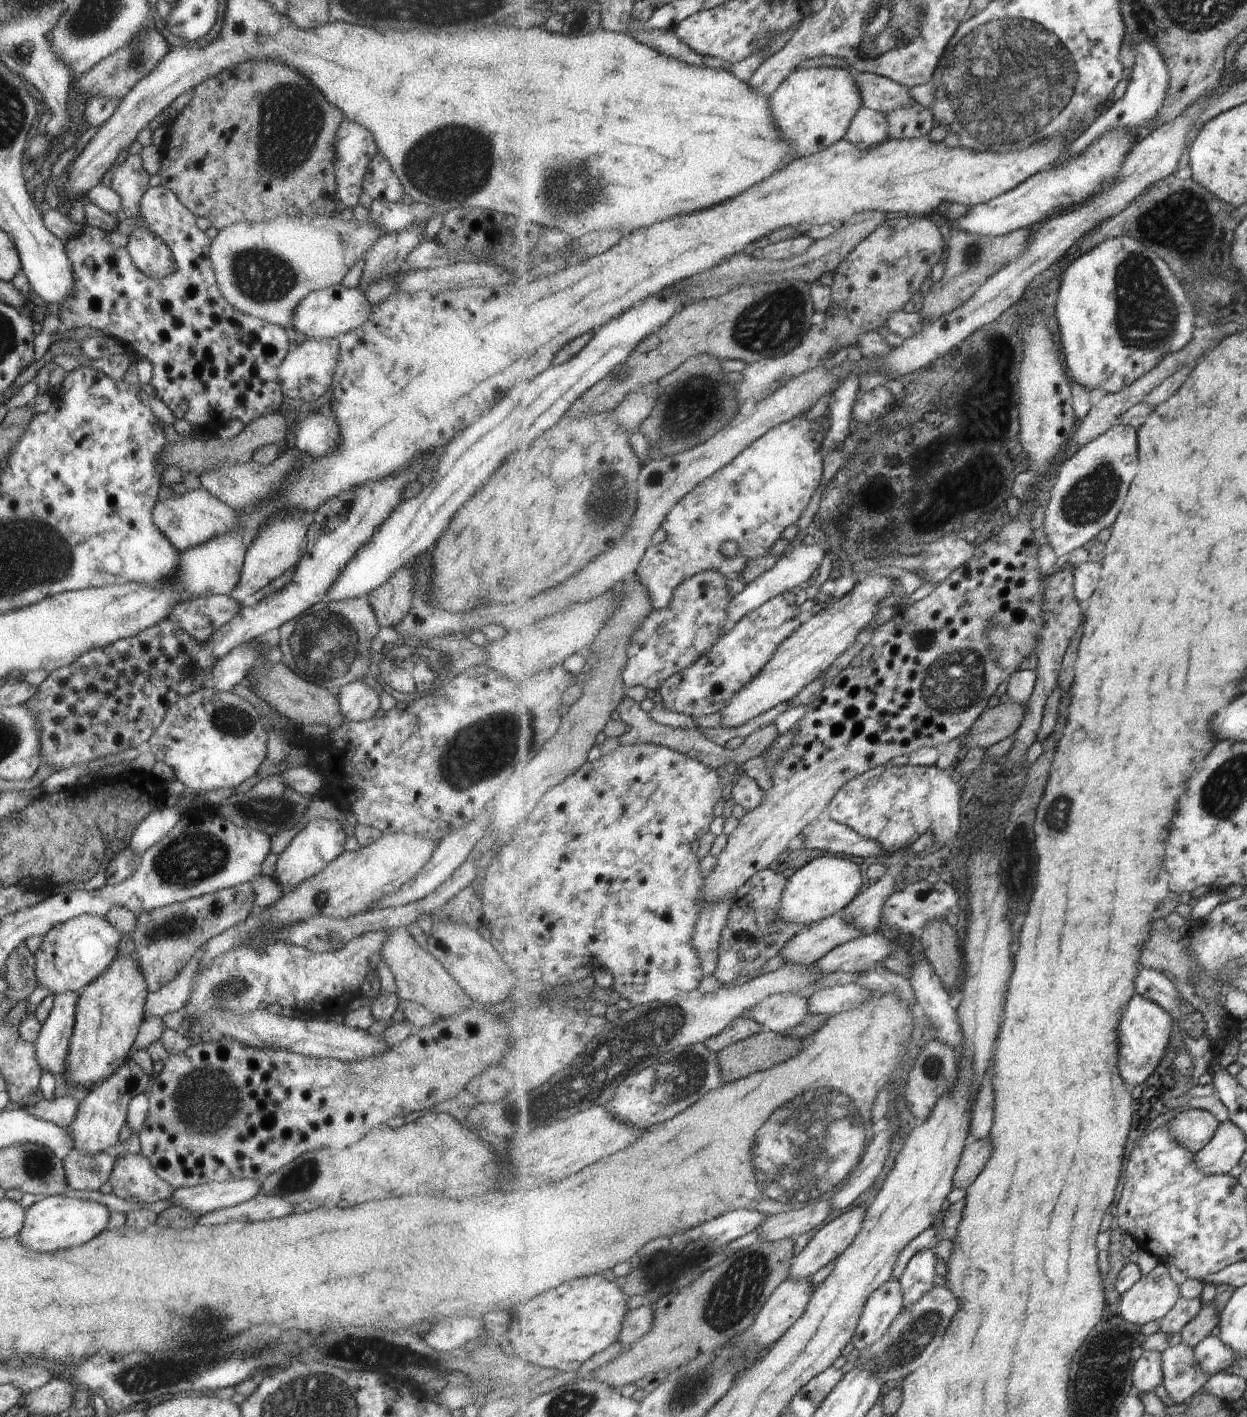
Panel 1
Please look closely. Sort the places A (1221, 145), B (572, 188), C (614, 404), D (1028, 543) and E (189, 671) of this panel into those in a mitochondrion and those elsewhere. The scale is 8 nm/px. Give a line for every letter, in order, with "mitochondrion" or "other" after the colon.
A: other
B: mitochondrion
C: other
D: other
E: mitochondrion

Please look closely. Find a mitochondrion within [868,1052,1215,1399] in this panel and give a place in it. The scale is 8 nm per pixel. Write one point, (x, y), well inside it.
(918, 1334)

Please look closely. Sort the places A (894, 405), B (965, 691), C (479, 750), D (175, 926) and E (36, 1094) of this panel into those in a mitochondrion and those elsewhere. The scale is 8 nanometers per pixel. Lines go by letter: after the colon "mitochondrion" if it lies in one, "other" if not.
A: other
B: mitochondrion
C: mitochondrion
D: mitochondrion
E: other

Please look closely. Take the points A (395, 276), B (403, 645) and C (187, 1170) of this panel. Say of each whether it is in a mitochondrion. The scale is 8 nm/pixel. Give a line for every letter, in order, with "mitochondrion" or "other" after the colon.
A: other
B: mitochondrion
C: other

